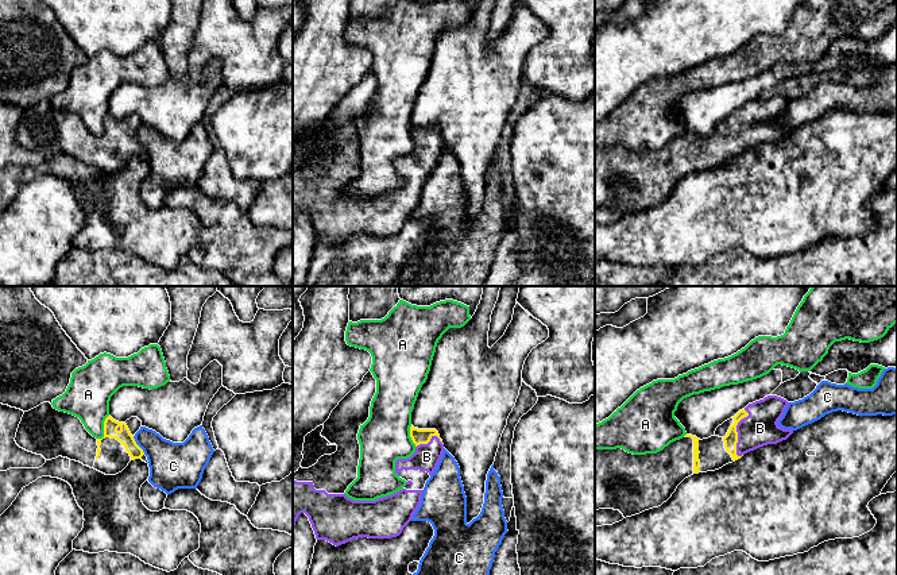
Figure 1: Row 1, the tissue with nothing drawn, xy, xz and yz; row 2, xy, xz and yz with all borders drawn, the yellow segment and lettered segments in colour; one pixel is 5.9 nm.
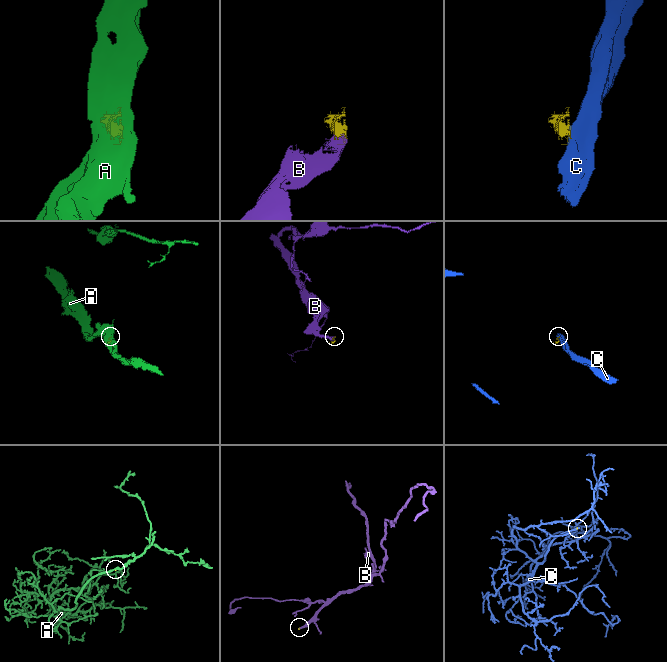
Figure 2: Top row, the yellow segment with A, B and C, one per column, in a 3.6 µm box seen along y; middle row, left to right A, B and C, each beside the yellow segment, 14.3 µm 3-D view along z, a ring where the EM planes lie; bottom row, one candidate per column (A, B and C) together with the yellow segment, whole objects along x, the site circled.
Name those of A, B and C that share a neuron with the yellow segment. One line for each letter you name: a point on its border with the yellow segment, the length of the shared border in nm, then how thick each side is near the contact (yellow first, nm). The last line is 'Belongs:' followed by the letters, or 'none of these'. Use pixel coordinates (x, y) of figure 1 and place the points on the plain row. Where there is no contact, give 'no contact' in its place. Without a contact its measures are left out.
B: yz (737, 130) | 300 nm | 80/220 nm
Belongs: B

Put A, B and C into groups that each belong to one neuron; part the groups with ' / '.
A / B / C

